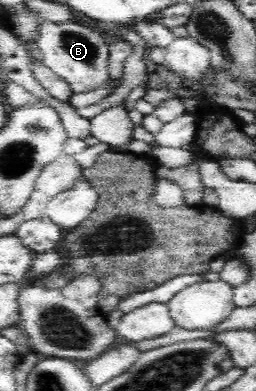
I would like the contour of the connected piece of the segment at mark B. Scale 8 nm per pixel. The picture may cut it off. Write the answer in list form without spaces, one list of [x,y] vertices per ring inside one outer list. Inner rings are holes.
[[[39,21],[36,44],[44,54],[43,64],[72,85],[75,93],[99,87],[108,78],[110,52],[102,39],[70,22]]]

